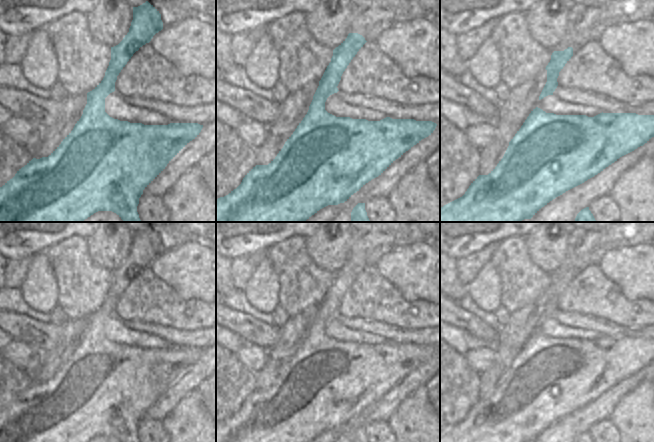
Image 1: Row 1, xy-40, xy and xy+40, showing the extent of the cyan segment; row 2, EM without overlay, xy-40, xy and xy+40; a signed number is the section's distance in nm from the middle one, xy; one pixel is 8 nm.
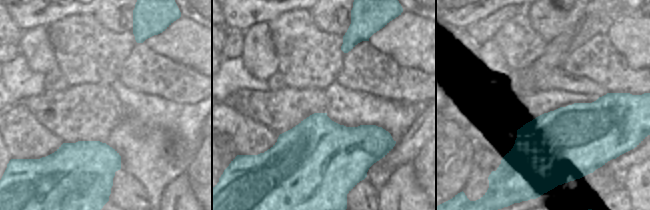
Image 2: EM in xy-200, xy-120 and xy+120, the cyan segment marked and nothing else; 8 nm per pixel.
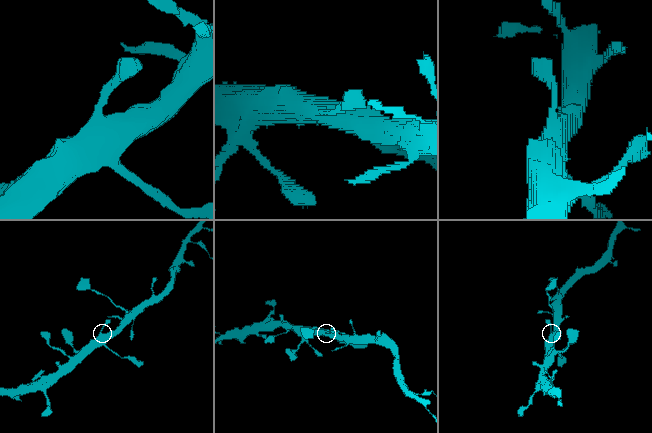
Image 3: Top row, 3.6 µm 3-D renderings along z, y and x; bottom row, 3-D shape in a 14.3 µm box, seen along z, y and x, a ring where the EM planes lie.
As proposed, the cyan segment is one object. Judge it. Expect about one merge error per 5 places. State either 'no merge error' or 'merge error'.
no merge error

